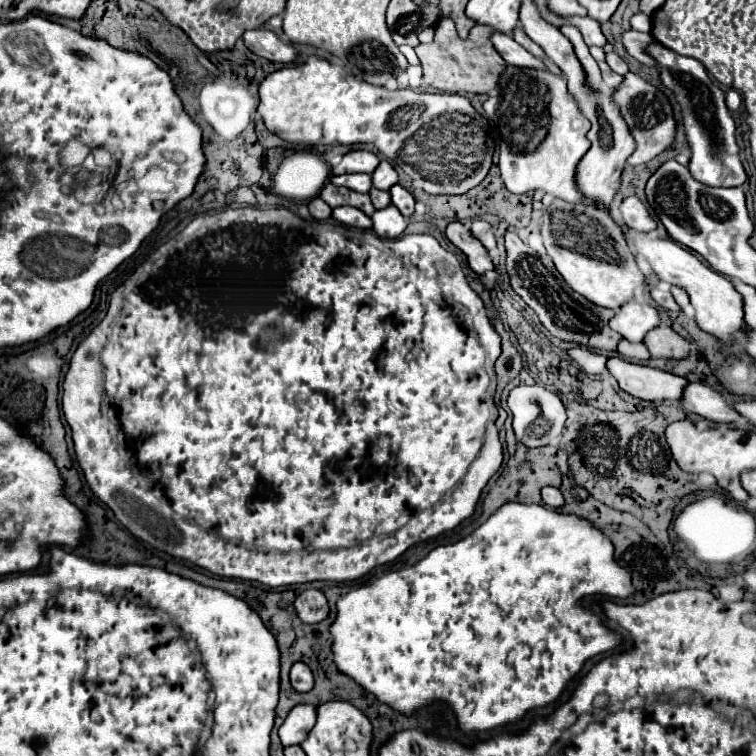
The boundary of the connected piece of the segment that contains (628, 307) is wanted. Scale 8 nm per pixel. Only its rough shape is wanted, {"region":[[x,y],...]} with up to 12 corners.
{"region":[[627,301],[609,327],[629,341],[643,341],[659,325],[651,305]]}

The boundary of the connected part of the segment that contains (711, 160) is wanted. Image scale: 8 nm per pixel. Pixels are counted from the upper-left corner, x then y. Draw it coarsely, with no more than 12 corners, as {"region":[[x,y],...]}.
{"region":[[663,45],[657,59],[691,147],[689,171],[739,187],[745,169],[725,93],[701,61]]}

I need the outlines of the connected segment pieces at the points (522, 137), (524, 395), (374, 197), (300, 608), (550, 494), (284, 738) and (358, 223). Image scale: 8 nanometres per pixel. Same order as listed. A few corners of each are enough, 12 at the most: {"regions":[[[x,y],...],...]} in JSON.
{"regions":[[[509,65],[483,103],[511,193],[587,203],[589,119],[565,77]],[[543,385],[511,389],[507,405],[523,445],[561,435],[565,407]],[[371,189],[375,209],[391,203],[389,191]],[[307,589],[295,599],[303,623],[327,619],[329,605],[319,589]],[[543,487],[543,503],[551,509],[565,505],[561,491]],[[295,705],[279,737],[283,747],[305,741],[317,721],[317,707]],[[351,205],[335,207],[333,217],[349,227],[371,229],[371,217]]]}

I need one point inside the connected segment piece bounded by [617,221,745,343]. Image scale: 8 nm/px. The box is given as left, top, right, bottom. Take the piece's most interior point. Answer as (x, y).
(718, 307)

